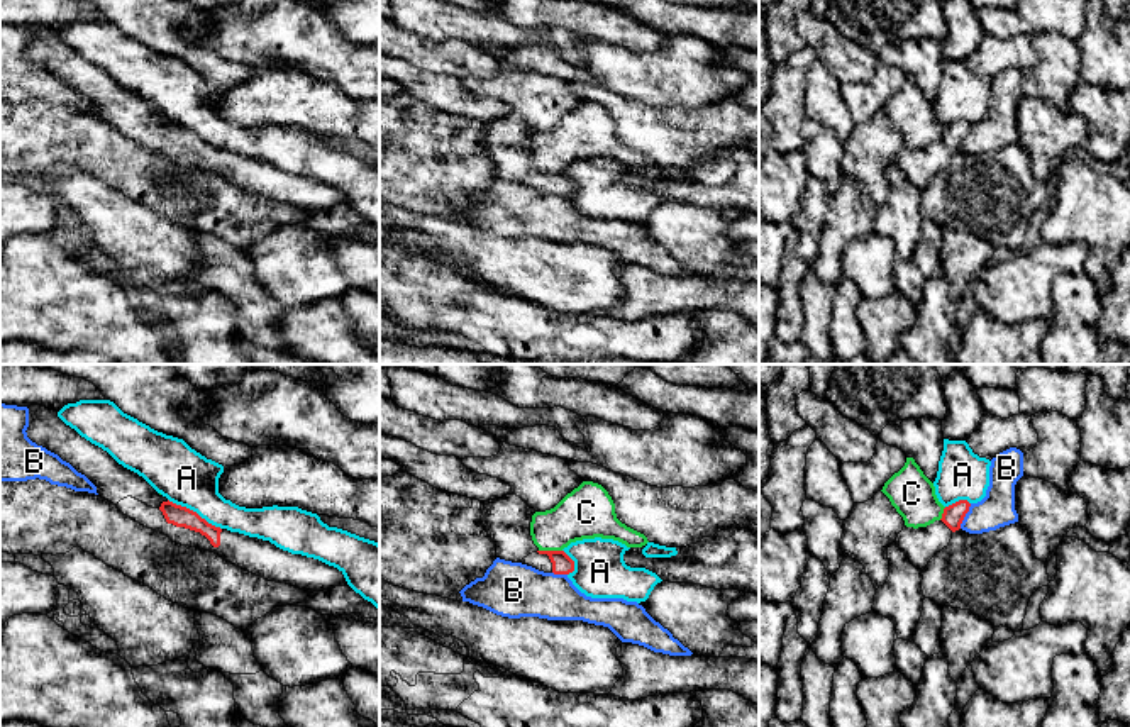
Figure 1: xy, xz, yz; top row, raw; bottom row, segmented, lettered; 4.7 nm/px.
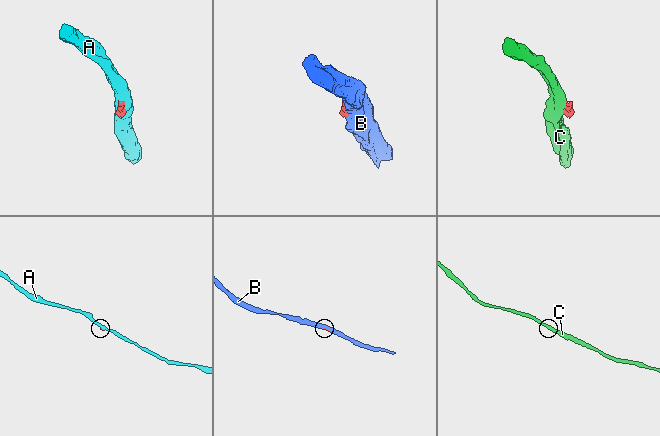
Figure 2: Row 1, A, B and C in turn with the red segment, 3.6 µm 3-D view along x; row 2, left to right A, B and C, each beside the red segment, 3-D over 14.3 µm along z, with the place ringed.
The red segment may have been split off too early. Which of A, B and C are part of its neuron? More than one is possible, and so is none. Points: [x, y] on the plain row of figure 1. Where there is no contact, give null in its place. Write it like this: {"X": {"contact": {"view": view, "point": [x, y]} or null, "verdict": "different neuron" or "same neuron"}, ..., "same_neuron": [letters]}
{"A": {"contact": {"view": "xy", "point": [195, 133]}, "verdict": "different neuron"}, "B": {"contact": {"view": "yz", "point": [964, 136]}, "verdict": "different neuron"}, "C": {"contact": {"view": "xz", "point": [551, 172]}, "verdict": "different neuron"}, "same_neuron": []}

